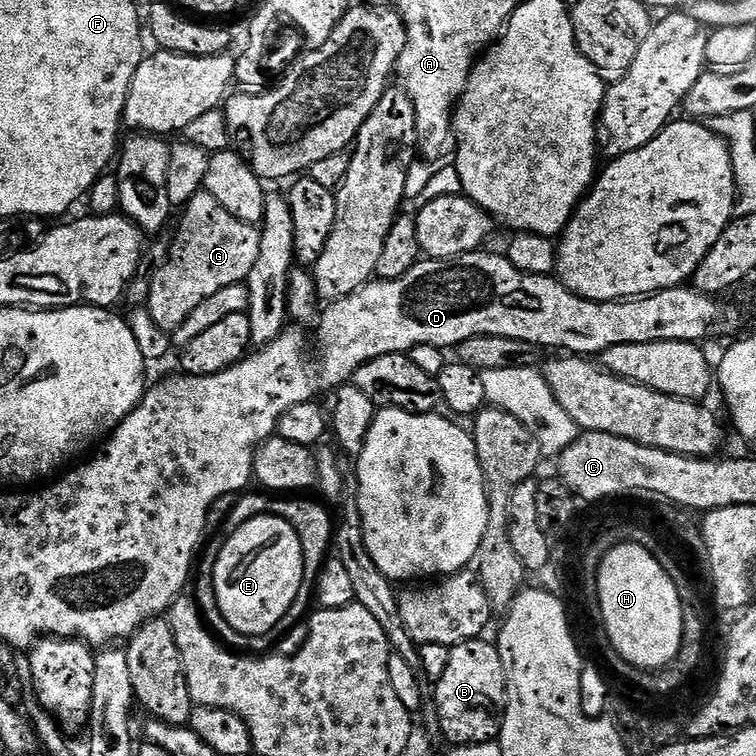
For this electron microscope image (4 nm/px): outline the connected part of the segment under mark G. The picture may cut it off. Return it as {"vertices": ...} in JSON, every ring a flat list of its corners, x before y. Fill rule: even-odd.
{"vertices":[[201,190,198,194,194,194,194,198,190,198,188,204,183,205,182,212,184,217,181,218,180,229,176,232,176,244,174,240,167,262,152,279,146,305,150,318,163,332,169,334,182,326,186,318,189,318,202,302,218,294,224,287,244,284,250,270,254,270,254,262,260,249,260,228,234,218,234,214,230,214,230,210,226,210,226,206,222,206,222,202,214,198,214,194]]}

